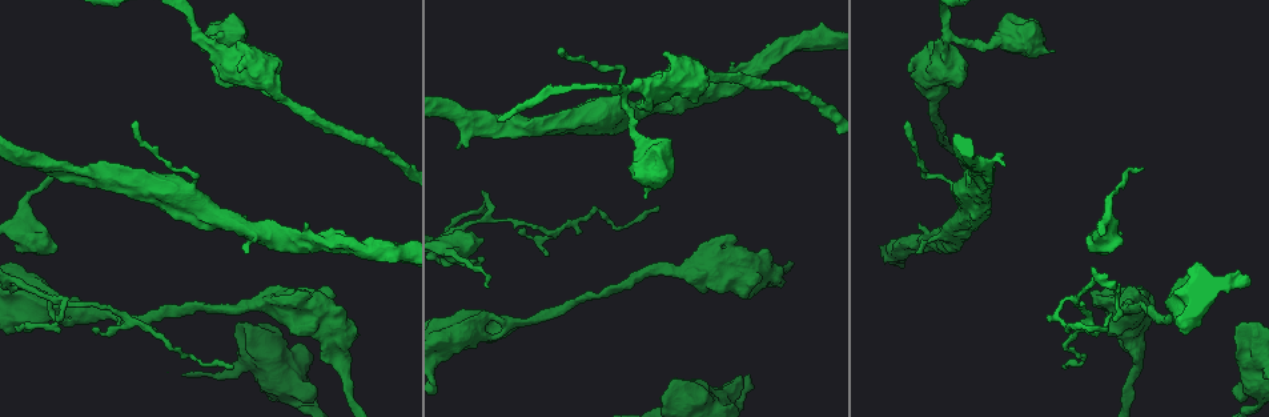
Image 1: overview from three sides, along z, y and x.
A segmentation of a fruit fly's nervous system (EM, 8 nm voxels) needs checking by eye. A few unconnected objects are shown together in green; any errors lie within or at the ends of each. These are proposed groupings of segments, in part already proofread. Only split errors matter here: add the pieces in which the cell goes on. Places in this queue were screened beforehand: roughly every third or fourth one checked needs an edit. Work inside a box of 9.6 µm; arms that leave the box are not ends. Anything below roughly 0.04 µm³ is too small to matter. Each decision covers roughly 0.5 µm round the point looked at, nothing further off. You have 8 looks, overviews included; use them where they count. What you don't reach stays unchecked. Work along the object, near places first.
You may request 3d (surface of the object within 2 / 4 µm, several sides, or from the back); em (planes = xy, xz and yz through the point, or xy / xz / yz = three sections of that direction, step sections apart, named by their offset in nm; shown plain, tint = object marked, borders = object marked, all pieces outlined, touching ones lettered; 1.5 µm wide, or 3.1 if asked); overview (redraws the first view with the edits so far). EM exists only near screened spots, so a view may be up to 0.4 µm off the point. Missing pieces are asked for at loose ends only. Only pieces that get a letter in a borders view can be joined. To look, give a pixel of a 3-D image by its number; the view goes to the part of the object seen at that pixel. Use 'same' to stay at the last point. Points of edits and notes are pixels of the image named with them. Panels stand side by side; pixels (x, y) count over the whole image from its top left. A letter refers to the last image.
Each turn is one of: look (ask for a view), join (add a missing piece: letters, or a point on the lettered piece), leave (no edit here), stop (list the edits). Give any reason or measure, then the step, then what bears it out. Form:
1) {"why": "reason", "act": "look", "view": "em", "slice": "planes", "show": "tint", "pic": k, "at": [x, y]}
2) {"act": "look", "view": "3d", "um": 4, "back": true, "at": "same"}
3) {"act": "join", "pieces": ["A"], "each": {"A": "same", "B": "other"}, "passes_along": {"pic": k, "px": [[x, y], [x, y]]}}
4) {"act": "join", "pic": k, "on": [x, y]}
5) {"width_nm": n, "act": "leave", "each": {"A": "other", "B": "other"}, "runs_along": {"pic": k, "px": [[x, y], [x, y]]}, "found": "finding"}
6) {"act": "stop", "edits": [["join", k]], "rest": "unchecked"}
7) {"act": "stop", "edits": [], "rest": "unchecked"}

{"why": "an open end", "act": "look", "view": "em", "slice": "planes", "show": "borders", "pic": 1, "at": [768, 252]}

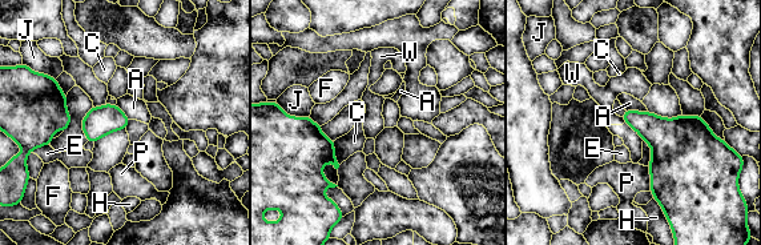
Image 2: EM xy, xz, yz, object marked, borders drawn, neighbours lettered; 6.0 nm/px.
{"act": "leave", "each": {"A": "other", "C": "other", "E": "other", "F": "other", "H": "other", "J": "other", "P": "other", "W": "other"}, "border": {"pic": 2, "px": [[625, 109], [647, 112]]}, "found": "none of them fits"}

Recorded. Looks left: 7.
{"why": "branch stops here", "act": "look", "view": "em", "slice": "xy", "step": 8, "show": "borders", "pic": 1, "at": [1144, 168]}

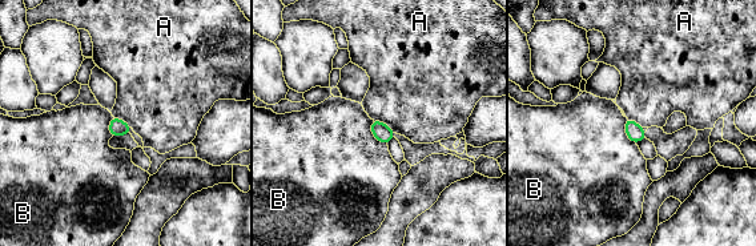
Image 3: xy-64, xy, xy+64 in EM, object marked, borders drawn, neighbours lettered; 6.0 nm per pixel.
{"act": "look", "view": "em", "slice": "planes", "show": "borders", "at": "same"}

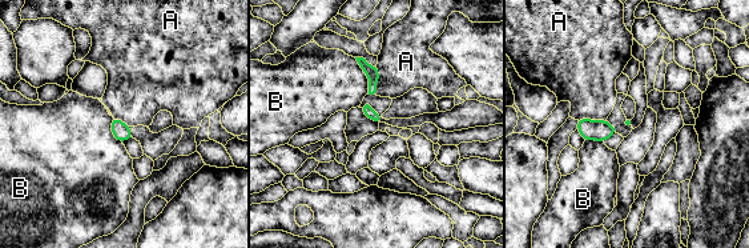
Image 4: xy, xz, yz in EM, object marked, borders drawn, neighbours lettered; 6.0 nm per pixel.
{"act": "leave", "each": {"A": "other", "B": "other"}, "border": {"pic": 4, "px": [[354, 58], [369, 80], [367, 94]]}, "found": "no lettered piece goes on from it"}

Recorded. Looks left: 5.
{"why": "an open end", "act": "look", "view": "em", "slice": "planes", "show": "tint", "pic": 1, "at": [919, 253]}

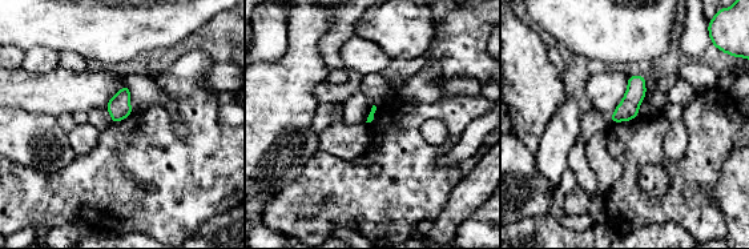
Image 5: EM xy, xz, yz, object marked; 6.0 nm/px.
{"why": "what lies round it", "act": "look", "view": "em", "slice": "planes", "show": "borders", "at": "same"}

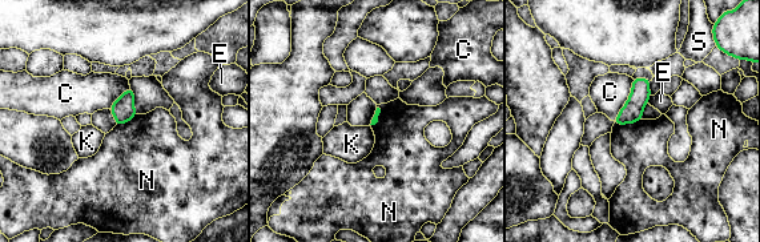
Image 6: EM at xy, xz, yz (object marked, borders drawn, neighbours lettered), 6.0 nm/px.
{"act": "leave", "each": {"C": "other", "E": "other", "K": "other", "N": "other", "S": "other"}, "border": {"pic": 6, "px": [[640, 119], [632, 122], [614, 124]]}, "found": "no lettered piece goes on from it"}

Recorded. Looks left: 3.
{"act": "stop", "edits": [], "rest": "unchecked"}

